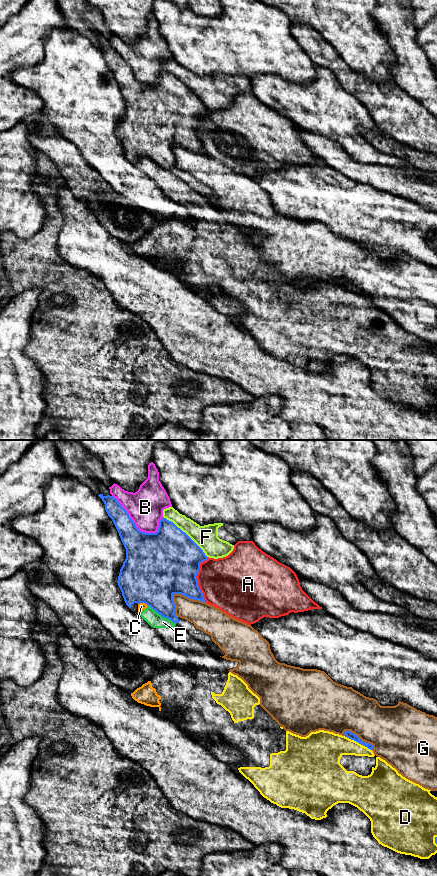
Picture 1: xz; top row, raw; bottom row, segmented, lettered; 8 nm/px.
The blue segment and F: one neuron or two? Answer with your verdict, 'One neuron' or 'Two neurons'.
Two neurons

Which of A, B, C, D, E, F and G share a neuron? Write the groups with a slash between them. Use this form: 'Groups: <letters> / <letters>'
Groups: A / B / C D E / F / G

